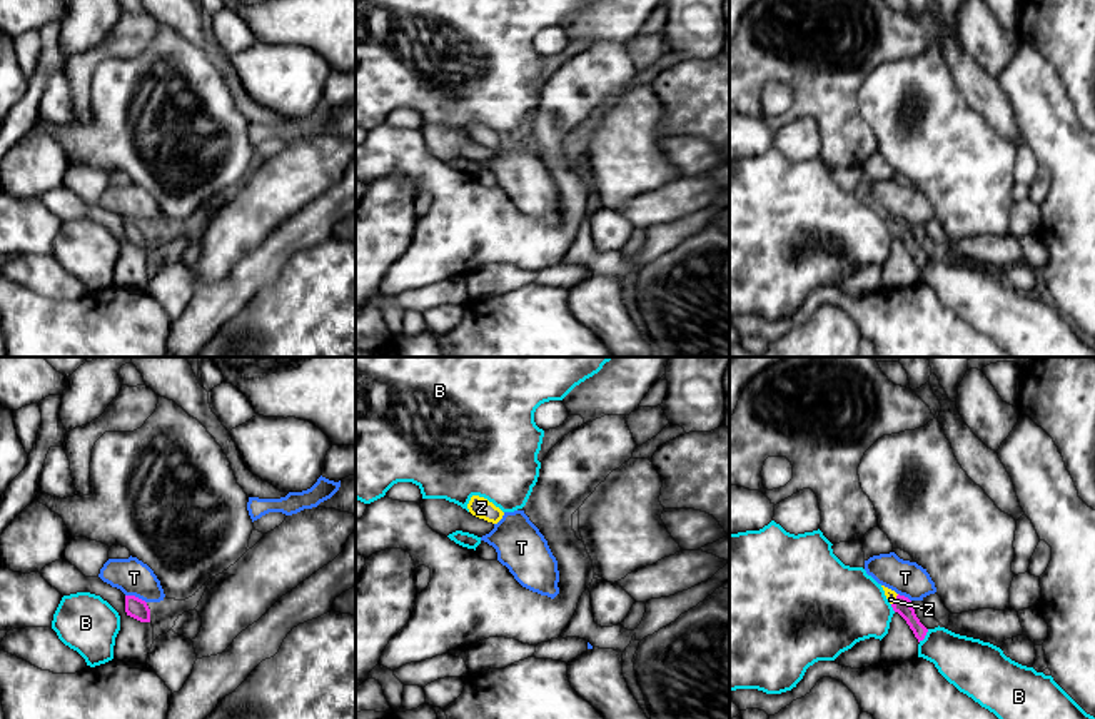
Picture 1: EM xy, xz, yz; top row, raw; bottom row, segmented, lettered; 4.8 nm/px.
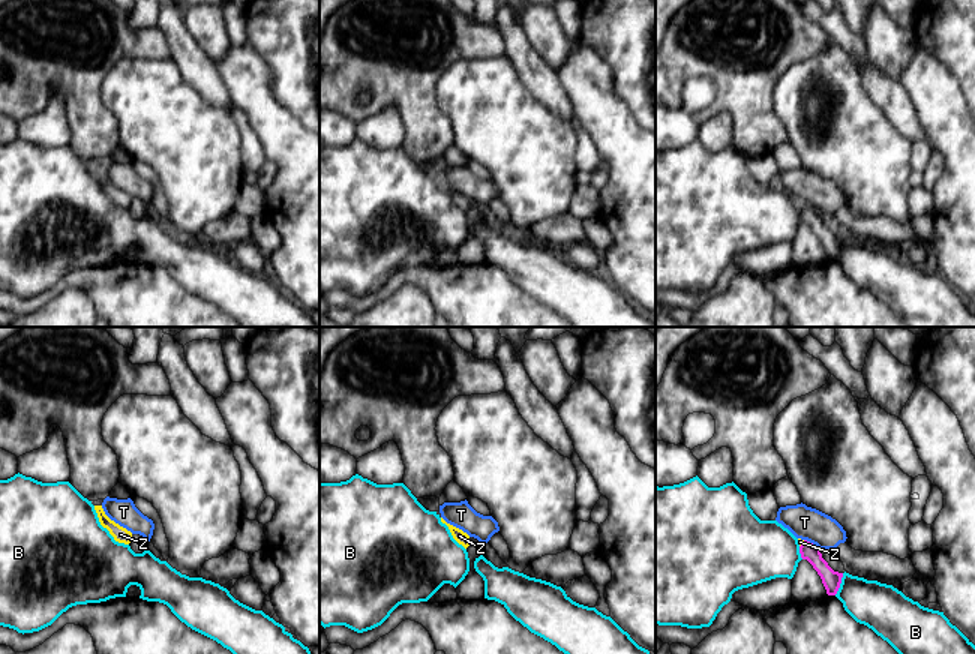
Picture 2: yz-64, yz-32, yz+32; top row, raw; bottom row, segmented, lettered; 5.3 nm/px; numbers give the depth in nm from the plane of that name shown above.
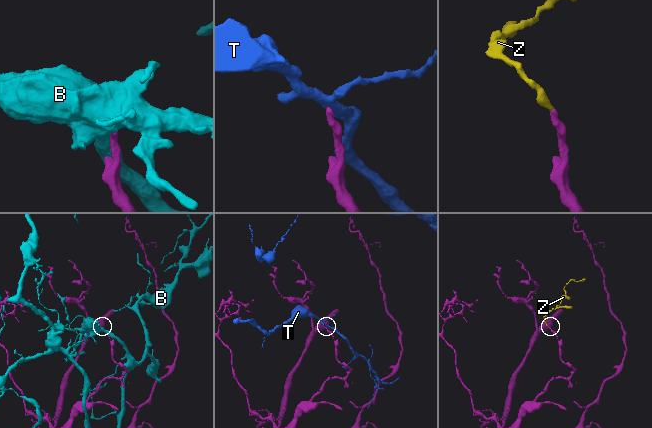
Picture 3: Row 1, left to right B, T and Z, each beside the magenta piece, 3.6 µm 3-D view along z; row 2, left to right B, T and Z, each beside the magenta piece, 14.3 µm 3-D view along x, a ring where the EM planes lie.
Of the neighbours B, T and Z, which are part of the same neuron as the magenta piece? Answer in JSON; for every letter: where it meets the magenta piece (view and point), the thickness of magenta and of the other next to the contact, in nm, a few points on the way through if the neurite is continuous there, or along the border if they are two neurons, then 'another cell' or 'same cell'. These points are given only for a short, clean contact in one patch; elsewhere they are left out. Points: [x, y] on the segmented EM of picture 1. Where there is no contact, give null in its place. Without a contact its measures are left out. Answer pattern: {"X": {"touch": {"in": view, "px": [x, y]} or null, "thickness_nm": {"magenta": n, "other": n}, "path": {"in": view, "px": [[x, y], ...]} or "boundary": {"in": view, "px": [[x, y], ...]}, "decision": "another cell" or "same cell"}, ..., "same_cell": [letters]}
{"B": {"touch": {"in": "yz", "px": [925, 634]}, "thickness_nm": {"magenta": 90, "other": 240}, "decision": "another cell"}, "T": {"touch": {"in": "xy", "px": [134, 596]}, "thickness_nm": {"magenta": 100, "other": 170}, "decision": "another cell"}, "Z": {"touch": {"in": "yz", "px": [895, 599]}, "thickness_nm": {"magenta": 90, "other": 50}, "path": {"in": "yz", "px": [[902, 604], [895, 599], [890, 594]]}, "decision": "same cell"}, "same_cell": ["Z"]}

